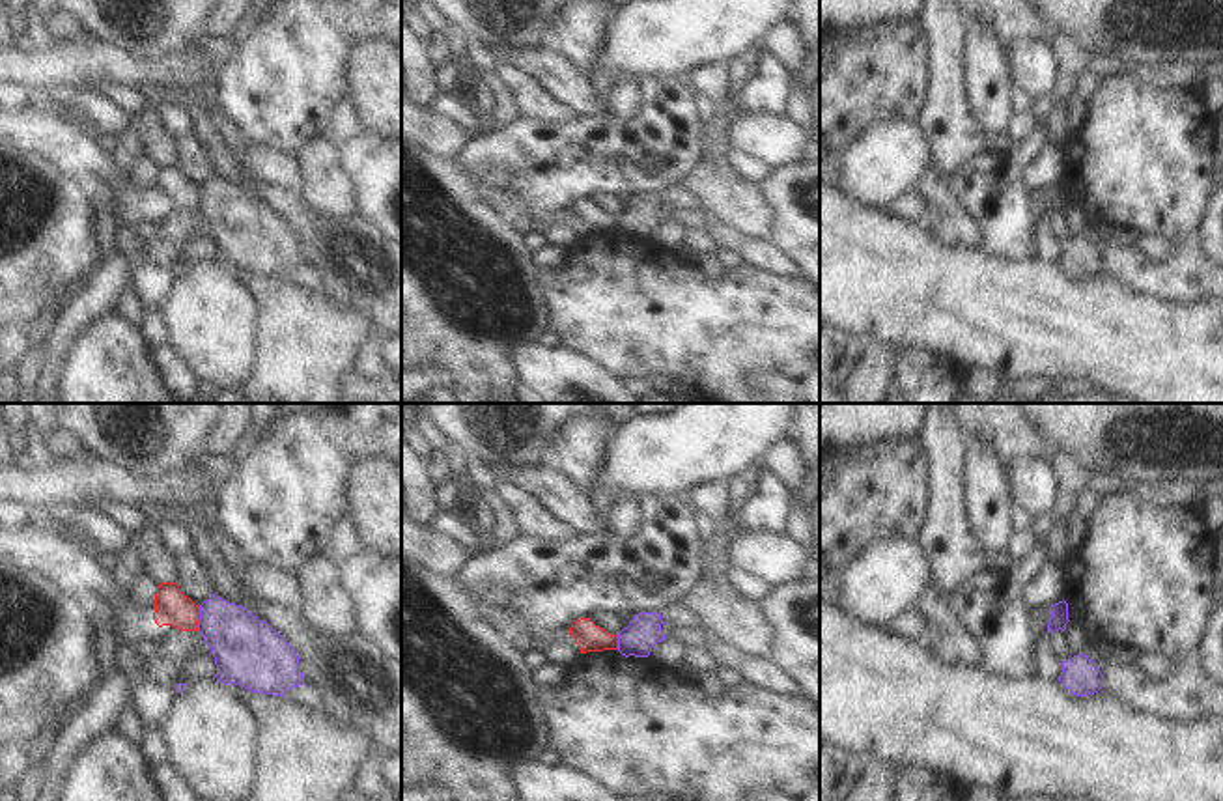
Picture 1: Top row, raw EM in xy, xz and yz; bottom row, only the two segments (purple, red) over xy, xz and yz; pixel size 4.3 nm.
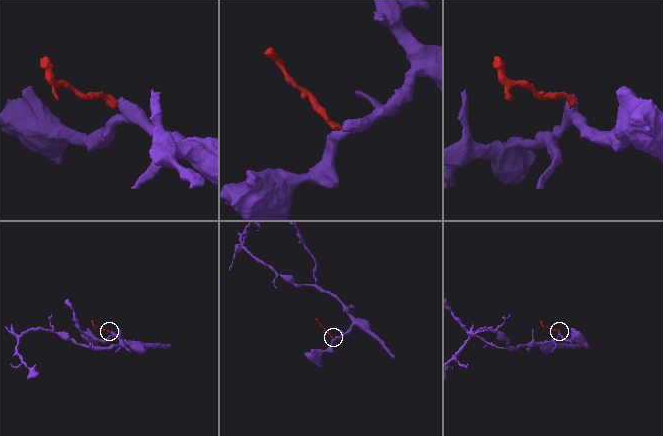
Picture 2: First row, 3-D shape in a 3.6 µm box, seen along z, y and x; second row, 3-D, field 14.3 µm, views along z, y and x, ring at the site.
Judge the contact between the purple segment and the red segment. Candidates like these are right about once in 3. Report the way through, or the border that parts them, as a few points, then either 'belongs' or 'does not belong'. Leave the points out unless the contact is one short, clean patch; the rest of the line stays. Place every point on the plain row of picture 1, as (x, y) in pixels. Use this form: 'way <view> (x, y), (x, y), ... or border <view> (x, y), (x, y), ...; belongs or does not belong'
border xy (200, 187), (196, 211); does not belong

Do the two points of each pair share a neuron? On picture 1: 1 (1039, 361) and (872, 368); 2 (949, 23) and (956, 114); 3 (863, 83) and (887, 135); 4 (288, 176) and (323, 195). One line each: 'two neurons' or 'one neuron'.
1: two neurons
2: one neuron
3: two neurons
4: two neurons

